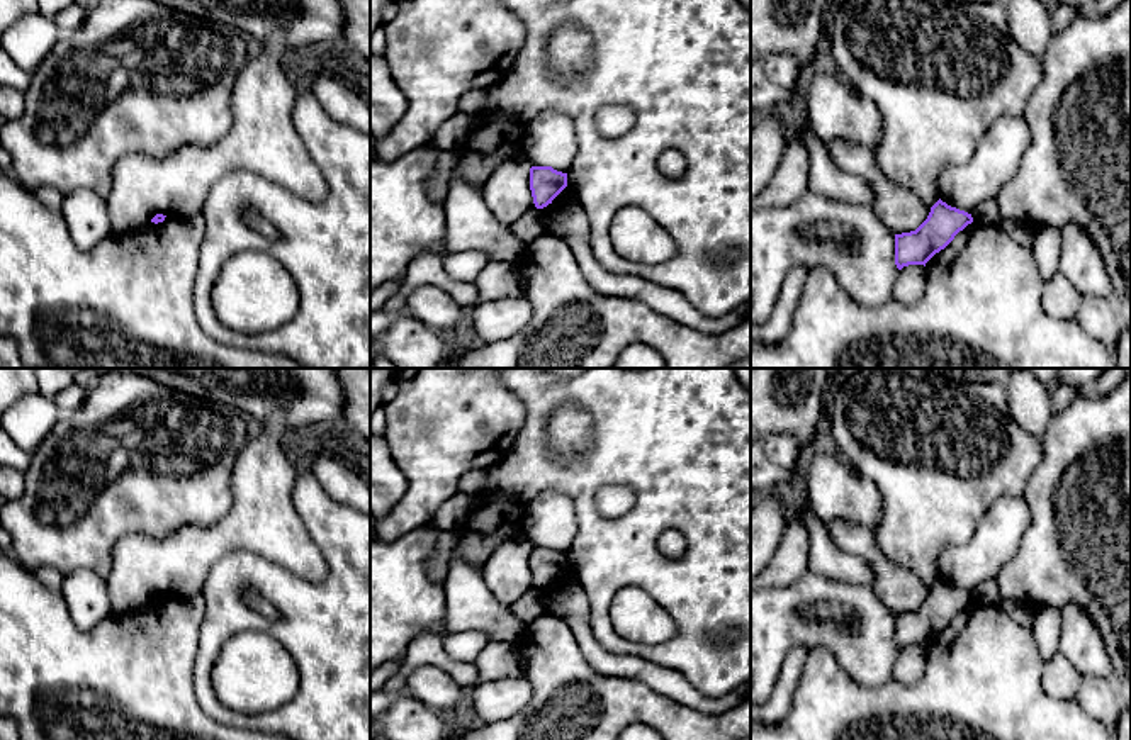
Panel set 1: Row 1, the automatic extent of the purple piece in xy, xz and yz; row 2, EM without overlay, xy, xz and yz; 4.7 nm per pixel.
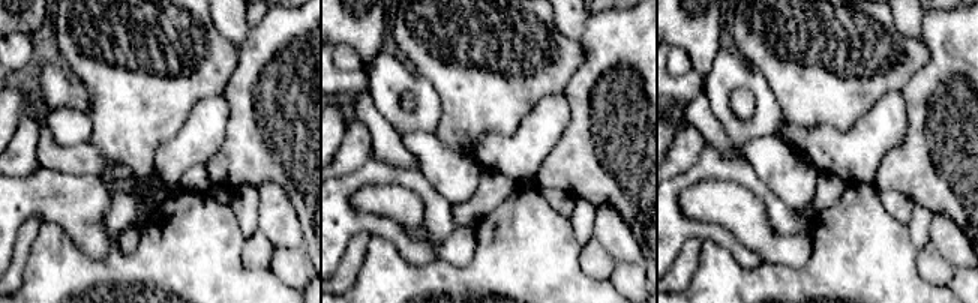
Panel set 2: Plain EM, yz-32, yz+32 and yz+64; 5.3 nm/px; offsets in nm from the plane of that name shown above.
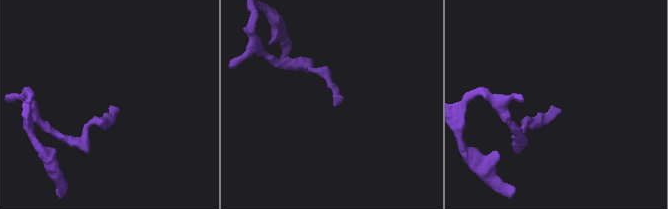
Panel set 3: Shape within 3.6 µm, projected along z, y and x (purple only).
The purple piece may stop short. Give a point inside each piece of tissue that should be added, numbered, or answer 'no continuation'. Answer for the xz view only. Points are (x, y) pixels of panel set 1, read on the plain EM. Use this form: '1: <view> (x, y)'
no continuation

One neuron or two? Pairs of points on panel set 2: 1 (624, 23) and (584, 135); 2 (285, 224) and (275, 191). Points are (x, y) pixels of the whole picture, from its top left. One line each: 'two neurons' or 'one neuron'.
1: one neuron
2: one neuron

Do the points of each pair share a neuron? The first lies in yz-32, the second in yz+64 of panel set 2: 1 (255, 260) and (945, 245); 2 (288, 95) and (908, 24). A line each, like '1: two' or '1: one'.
1: two
2: two

